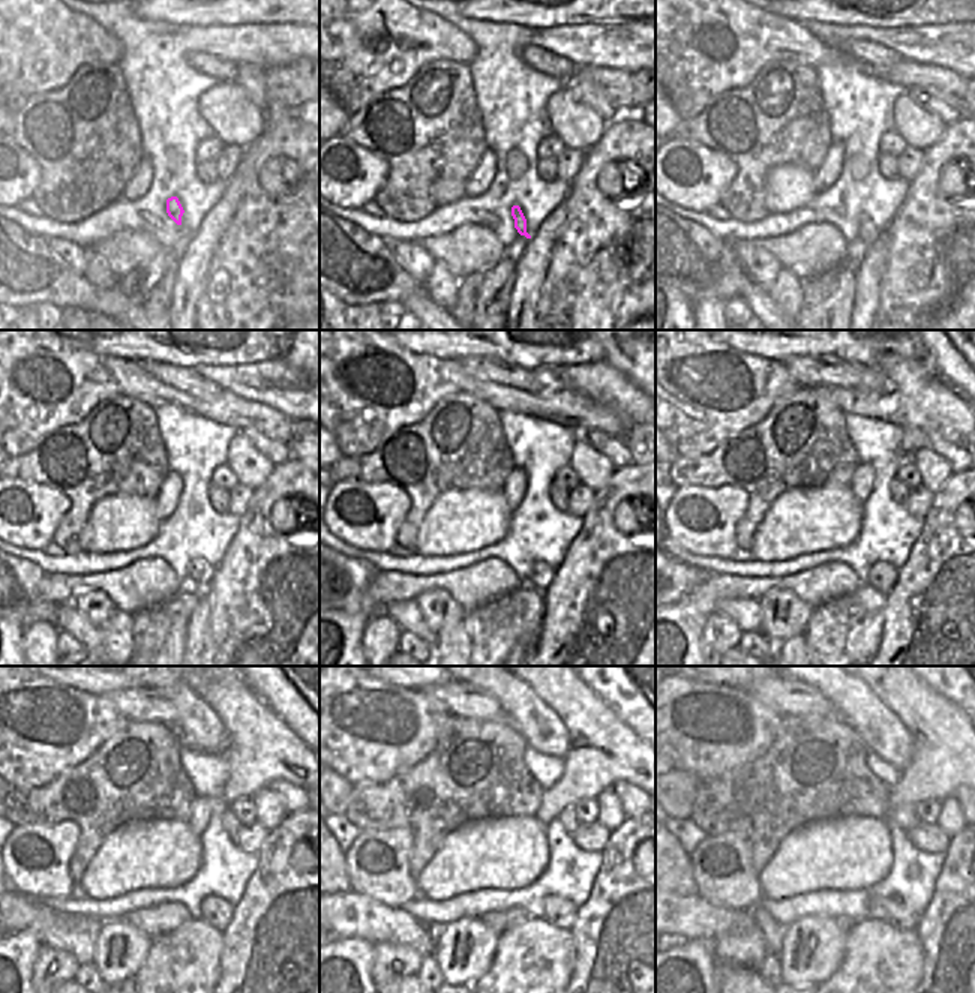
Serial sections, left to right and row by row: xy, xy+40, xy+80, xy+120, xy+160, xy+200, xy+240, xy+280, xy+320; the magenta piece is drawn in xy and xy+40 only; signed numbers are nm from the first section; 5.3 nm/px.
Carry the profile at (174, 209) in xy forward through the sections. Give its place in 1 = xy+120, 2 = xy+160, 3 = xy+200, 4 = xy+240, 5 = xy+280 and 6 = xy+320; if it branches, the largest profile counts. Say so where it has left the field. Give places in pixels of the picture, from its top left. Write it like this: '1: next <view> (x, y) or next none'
1: next xy+120 (200, 572)
2: next xy+160 (540, 575)
3: next xy+200 (882, 576)
4: next xy+240 (216, 912)
5: next xy+280 (558, 912)
6: next xy+320 (899, 923)

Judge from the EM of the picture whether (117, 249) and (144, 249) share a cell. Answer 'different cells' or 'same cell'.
same cell

